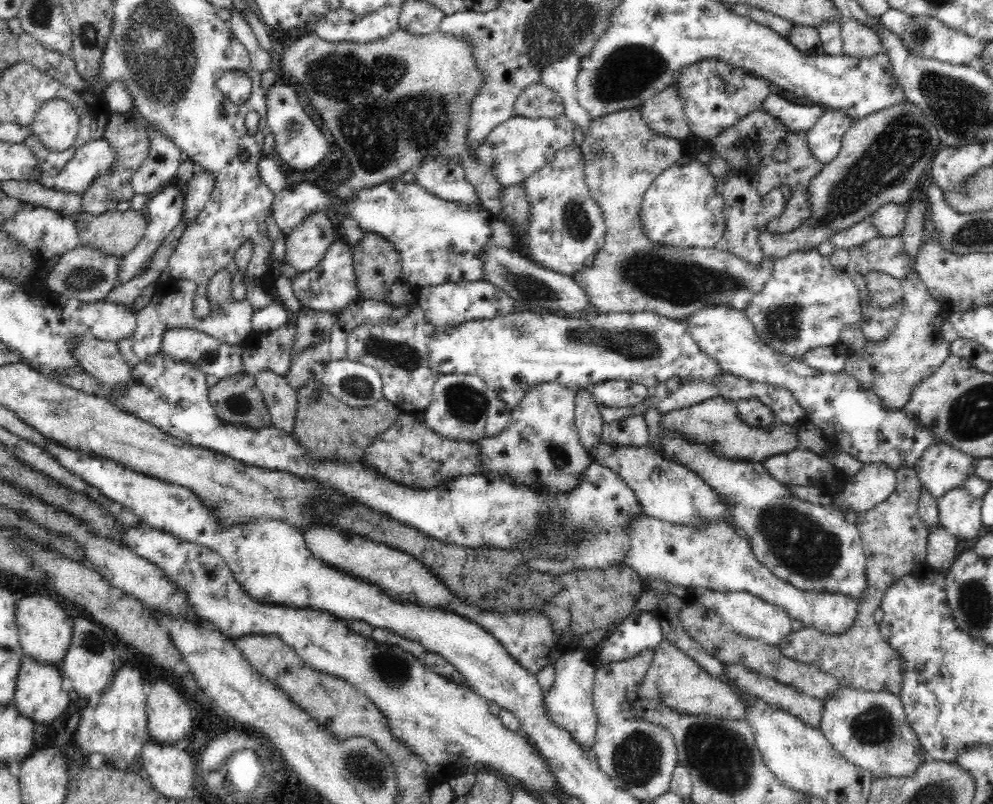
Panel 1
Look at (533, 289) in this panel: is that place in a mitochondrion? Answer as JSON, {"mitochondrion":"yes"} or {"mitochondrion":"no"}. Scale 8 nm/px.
{"mitochondrion":"yes"}

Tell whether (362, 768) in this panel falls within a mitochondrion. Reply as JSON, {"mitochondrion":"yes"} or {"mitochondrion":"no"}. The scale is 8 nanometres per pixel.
{"mitochondrion":"yes"}

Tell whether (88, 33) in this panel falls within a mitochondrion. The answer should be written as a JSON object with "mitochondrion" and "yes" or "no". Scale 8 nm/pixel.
{"mitochondrion":"yes"}

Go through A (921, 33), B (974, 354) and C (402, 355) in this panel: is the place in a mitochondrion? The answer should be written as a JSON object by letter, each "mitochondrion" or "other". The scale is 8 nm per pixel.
{"A":"mitochondrion","B":"other","C":"mitochondrion"}

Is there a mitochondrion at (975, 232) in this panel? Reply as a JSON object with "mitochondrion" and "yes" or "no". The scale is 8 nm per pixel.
{"mitochondrion":"yes"}

